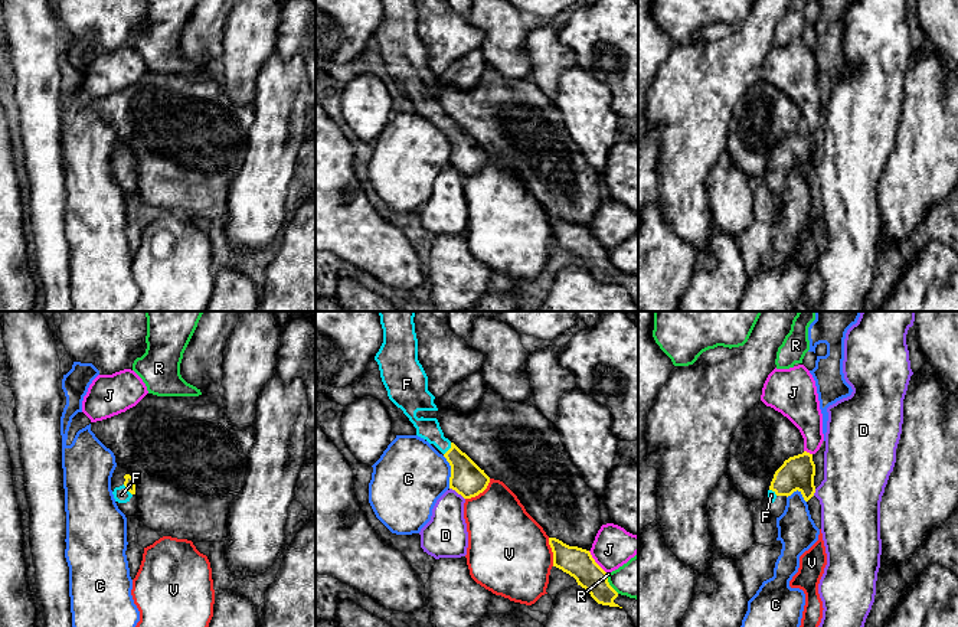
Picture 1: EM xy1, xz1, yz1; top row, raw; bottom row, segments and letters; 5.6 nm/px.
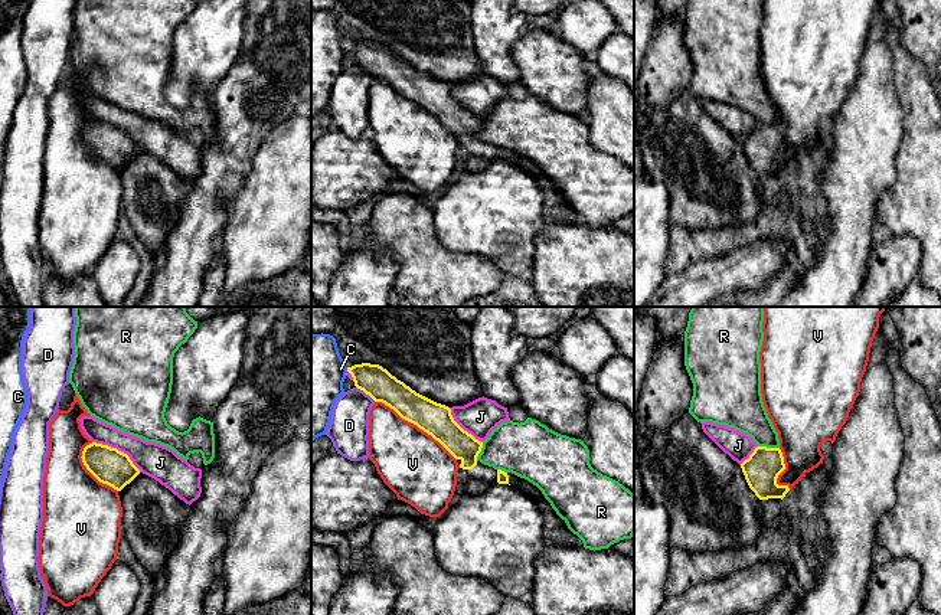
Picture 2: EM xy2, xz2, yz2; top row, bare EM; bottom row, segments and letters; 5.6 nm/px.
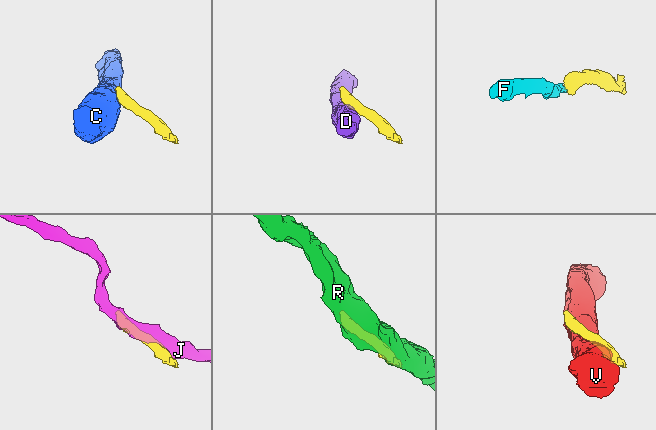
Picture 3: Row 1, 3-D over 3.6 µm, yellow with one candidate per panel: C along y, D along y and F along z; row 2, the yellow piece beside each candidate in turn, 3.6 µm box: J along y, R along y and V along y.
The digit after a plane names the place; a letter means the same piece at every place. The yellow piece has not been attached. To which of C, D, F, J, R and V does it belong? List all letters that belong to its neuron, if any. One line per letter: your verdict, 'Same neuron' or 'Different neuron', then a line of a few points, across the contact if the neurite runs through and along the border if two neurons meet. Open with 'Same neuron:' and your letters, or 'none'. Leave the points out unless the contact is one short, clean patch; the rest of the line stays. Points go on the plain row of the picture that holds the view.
Same neuron: F
C: Different neuron. Line: xz1 (442, 133), (450, 143), (450, 165)
D: Different neuron. Line: xz2 (356, 64), (375, 78)
F: Same neuron. Line: xz1 (467, 156), (460, 139), (450, 126), (428, 105)
J: Different neuron
R: Different neuron
V: Different neuron

